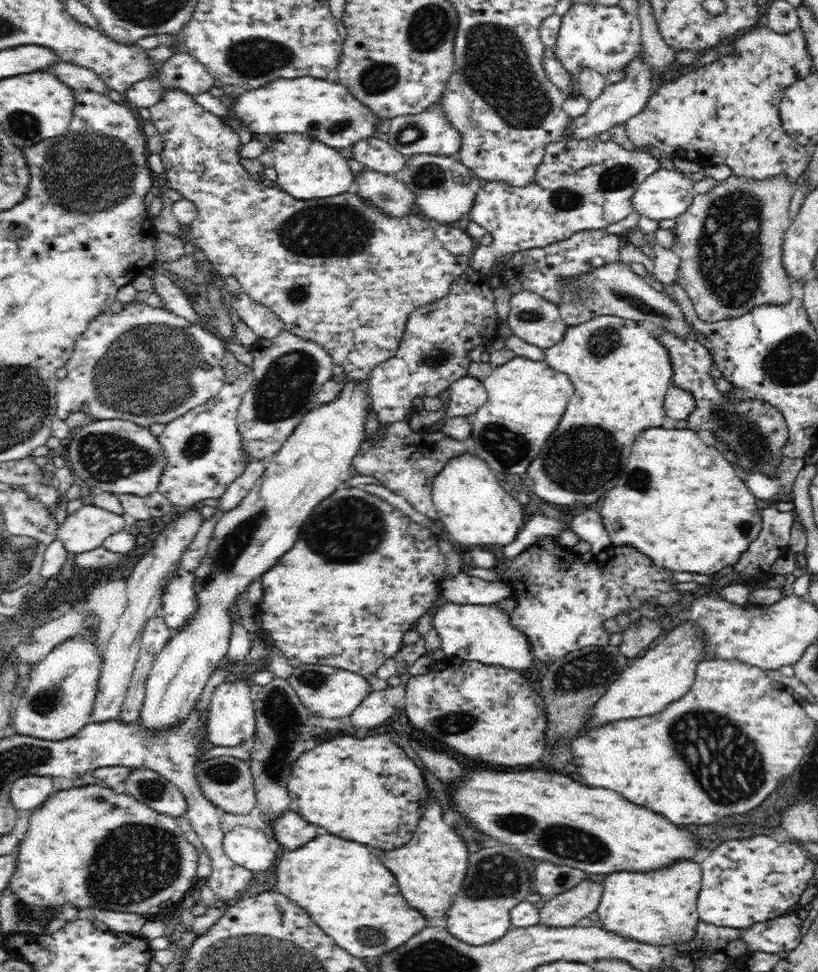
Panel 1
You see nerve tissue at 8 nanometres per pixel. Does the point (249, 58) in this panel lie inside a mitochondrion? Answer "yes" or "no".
yes

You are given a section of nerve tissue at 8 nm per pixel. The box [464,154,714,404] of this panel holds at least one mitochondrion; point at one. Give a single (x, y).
(617, 177)

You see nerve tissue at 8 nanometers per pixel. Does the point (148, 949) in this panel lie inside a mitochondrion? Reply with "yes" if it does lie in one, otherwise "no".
no

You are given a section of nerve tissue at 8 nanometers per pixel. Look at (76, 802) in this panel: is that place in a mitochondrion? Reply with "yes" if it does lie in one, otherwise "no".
no

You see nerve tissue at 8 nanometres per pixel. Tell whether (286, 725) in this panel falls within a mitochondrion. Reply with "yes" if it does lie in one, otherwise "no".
yes

